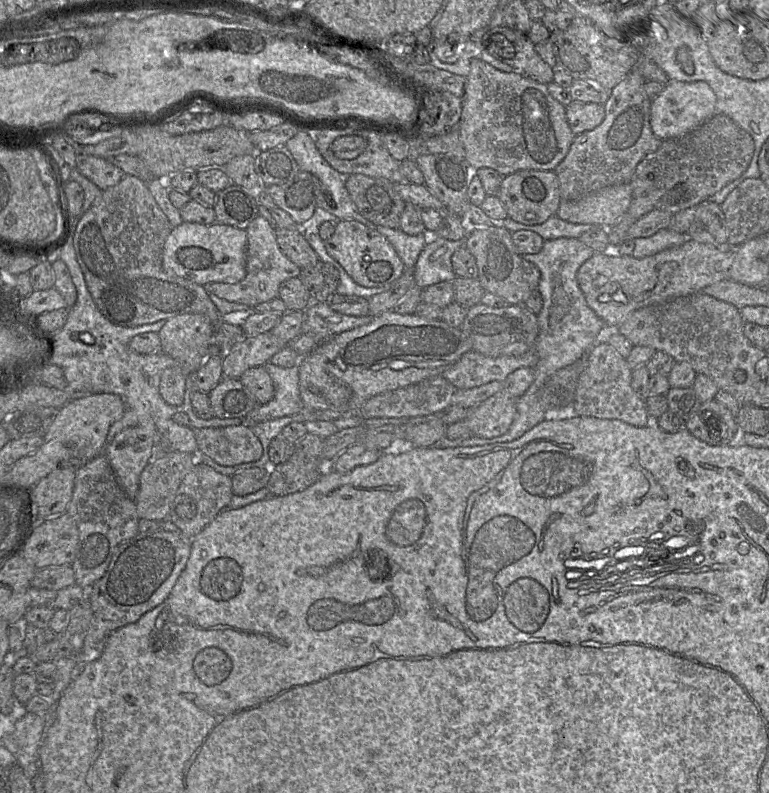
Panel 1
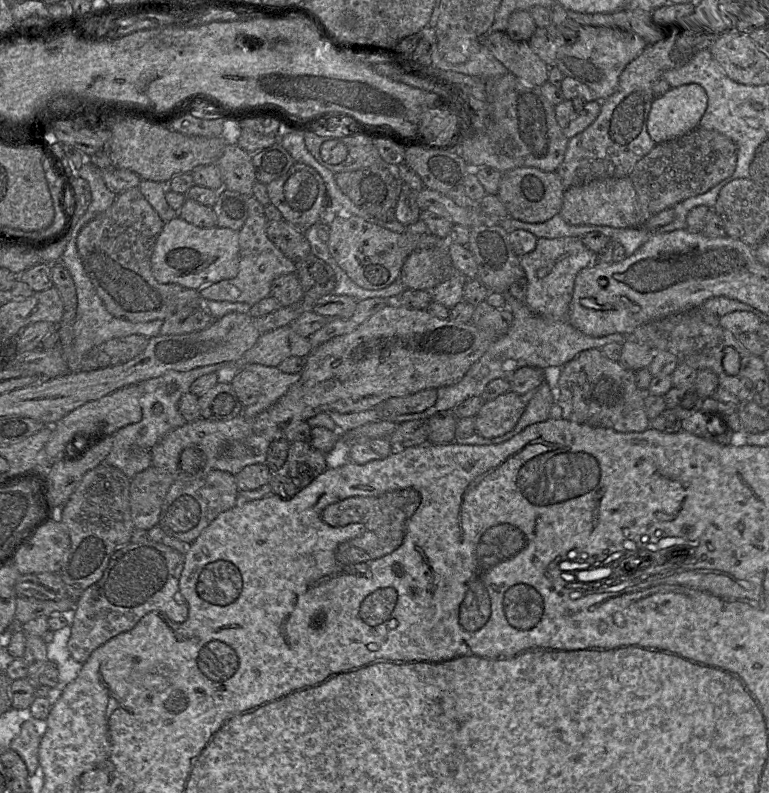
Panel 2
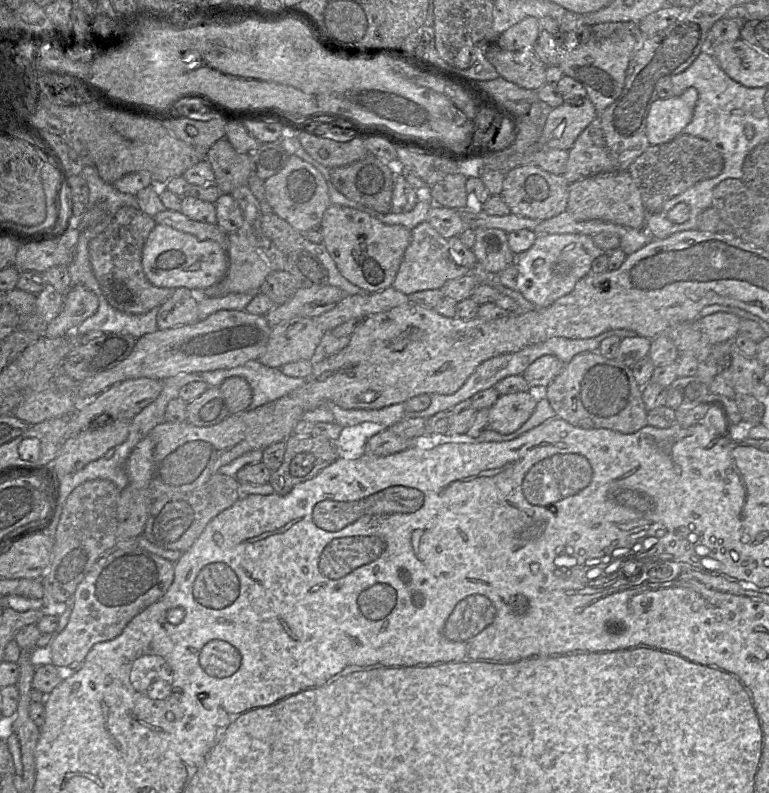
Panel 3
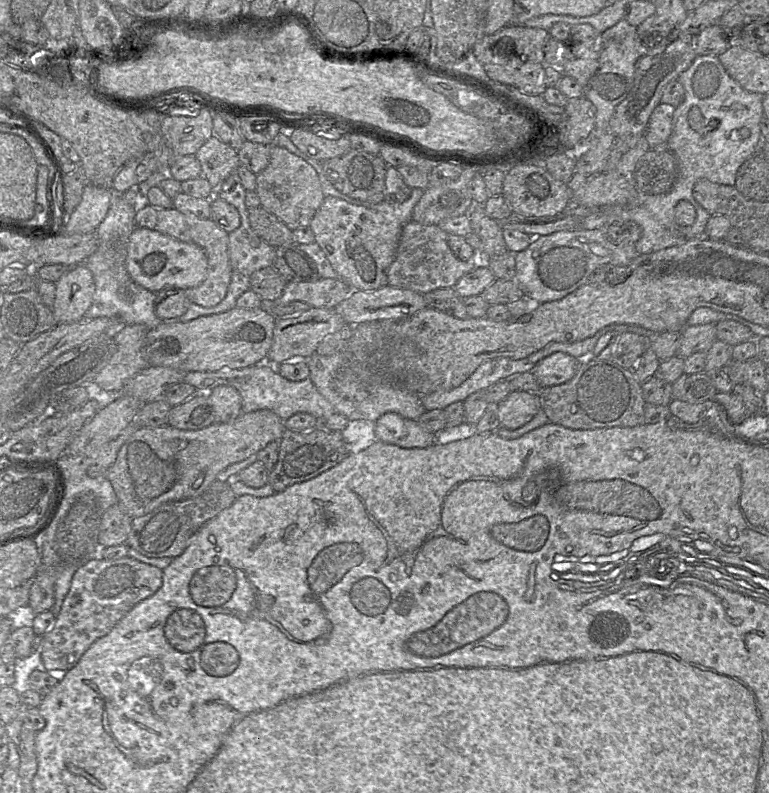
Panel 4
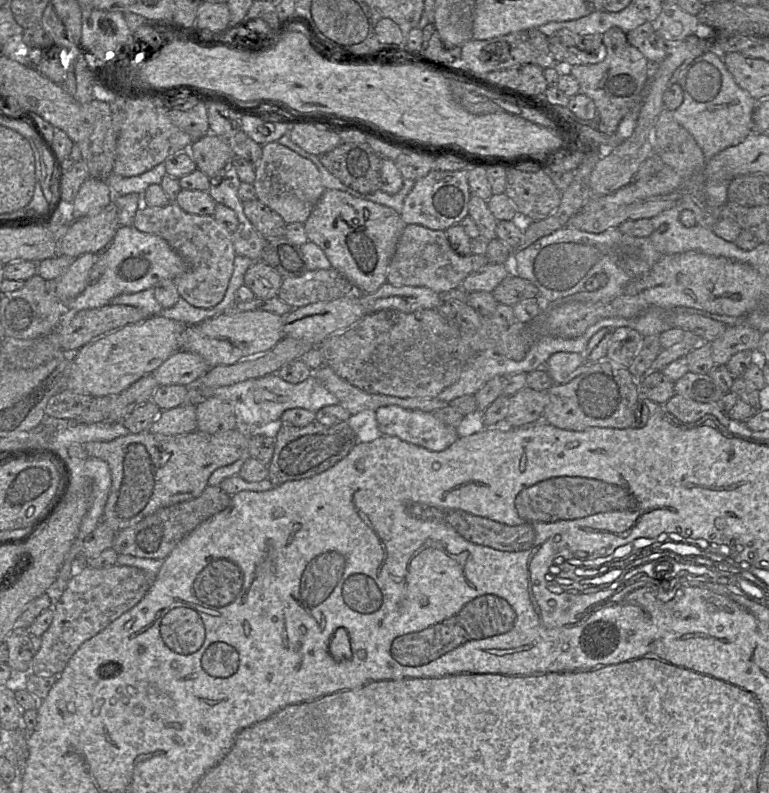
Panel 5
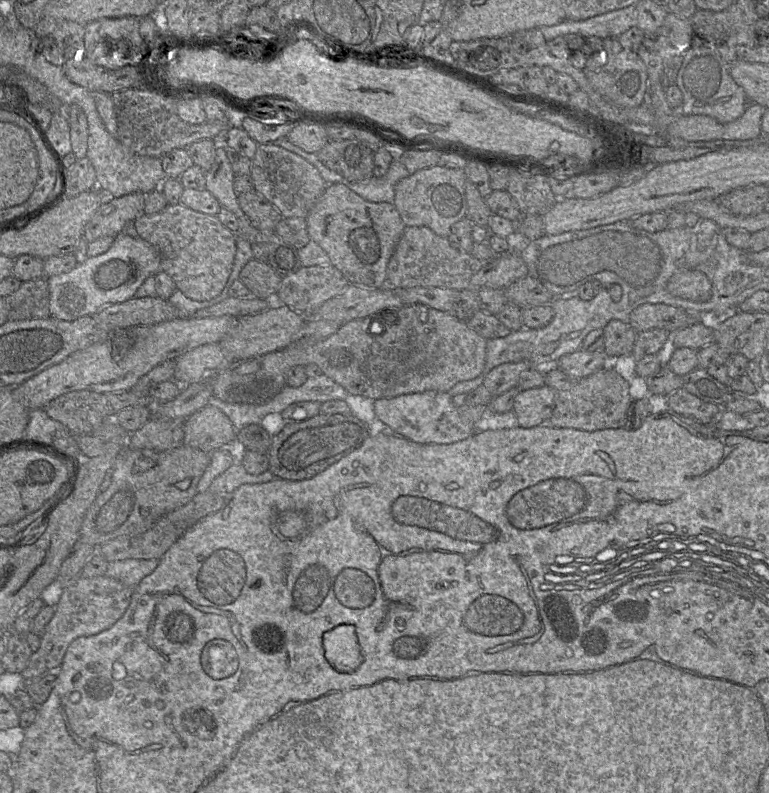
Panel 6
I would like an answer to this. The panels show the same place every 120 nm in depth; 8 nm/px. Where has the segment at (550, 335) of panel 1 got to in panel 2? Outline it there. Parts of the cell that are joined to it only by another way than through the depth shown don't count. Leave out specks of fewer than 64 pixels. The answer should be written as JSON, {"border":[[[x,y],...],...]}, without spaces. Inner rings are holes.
{"border":[[[579,237],[539,238],[535,249],[519,256],[528,282],[526,304],[537,315],[555,321],[567,321],[577,274],[596,261],[596,255]],[[544,381],[526,398],[526,407],[520,420],[513,430],[496,438],[484,438],[479,434],[464,439],[455,439],[461,445],[489,445],[503,443],[522,432],[526,427],[537,422],[543,422],[550,417],[552,405],[556,402],[556,392]]]}

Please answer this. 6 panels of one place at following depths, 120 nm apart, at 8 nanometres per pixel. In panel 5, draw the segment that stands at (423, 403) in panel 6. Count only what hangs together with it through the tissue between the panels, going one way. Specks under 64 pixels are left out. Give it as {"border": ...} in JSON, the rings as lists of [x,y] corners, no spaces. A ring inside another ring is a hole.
{"border":[[[388,405],[375,413],[382,435],[396,436],[430,451],[445,450],[459,438],[455,427],[445,424],[432,412]]]}

